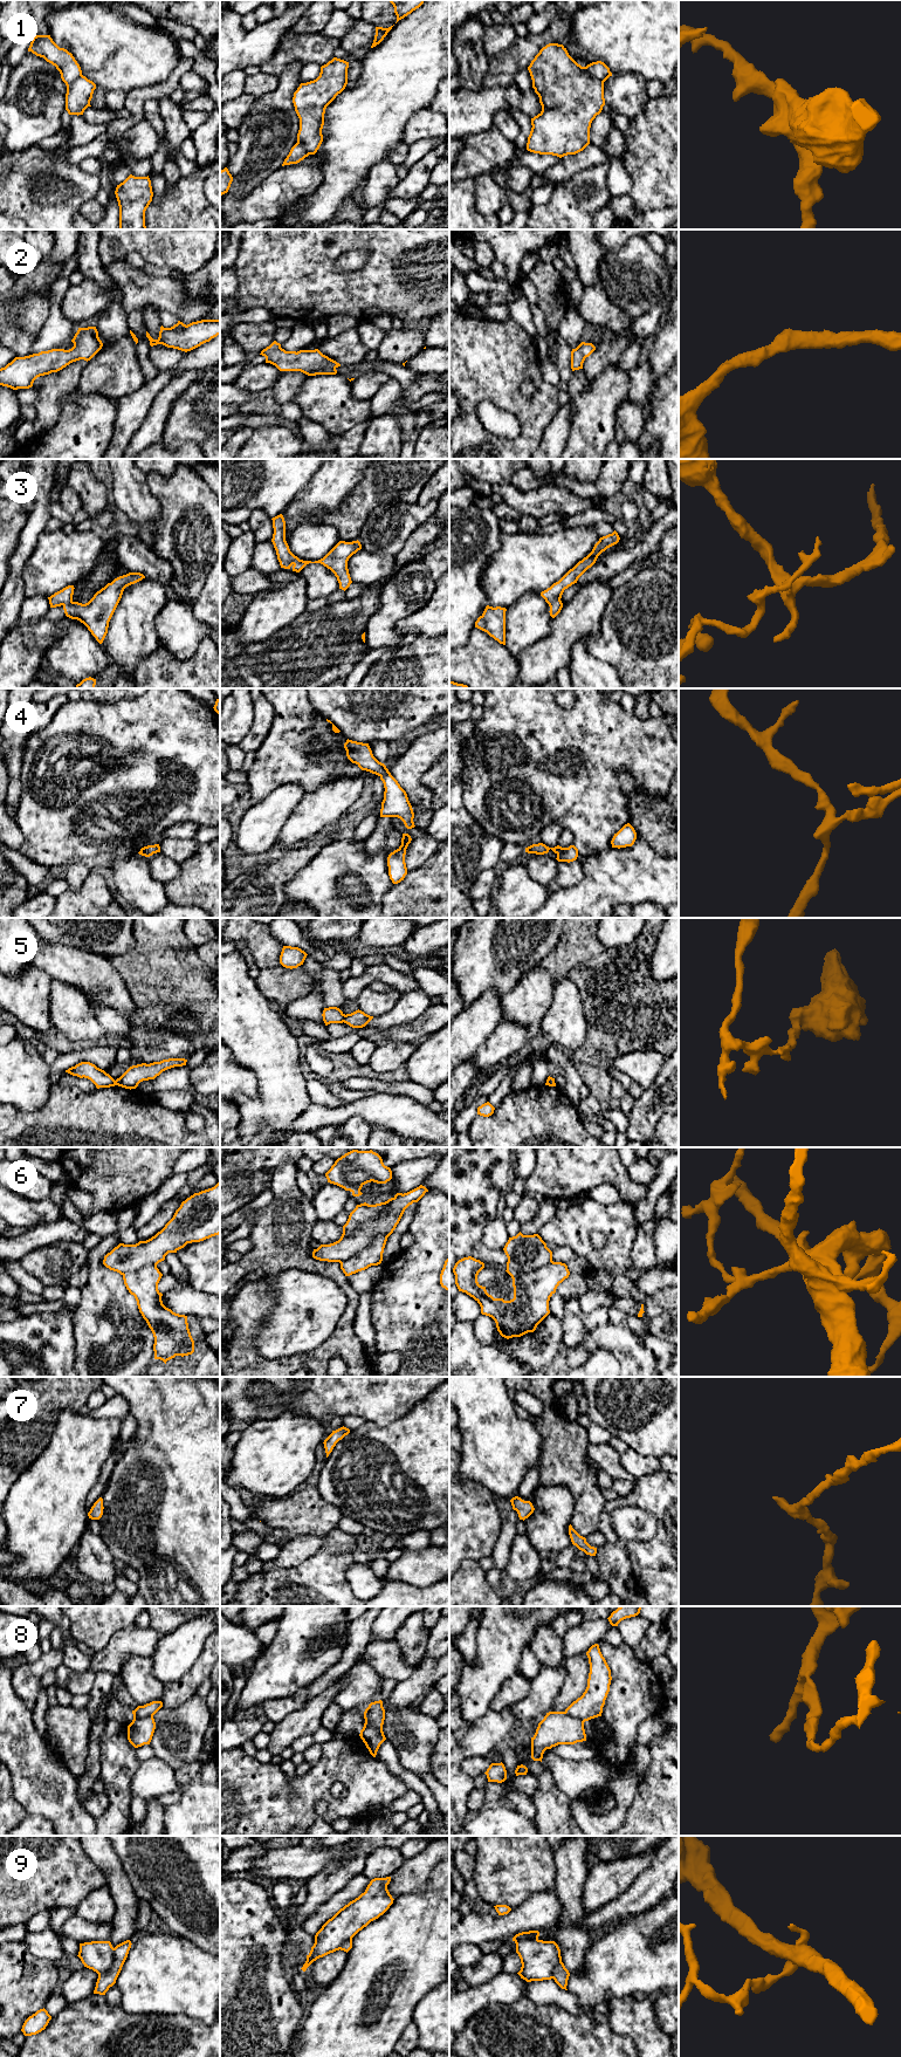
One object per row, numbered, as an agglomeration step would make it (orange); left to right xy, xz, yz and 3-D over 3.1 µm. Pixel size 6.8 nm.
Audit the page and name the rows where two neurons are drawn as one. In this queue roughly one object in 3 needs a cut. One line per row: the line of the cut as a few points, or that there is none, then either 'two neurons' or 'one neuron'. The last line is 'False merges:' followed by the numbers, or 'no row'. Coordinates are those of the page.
1: yz (584, 67), (603, 83) | two neurons
2: no cut | one neuron
3: no cut | one neuron
4: no cut | one neuron
5: xz (345, 1015), (342, 1021) | two neurons
6: xz (386, 1236), (377, 1236), (339, 1262) | two neurons
7: no cut | one neuron
8: xy (152, 1715), (133, 1719) | two neurons
9: xy (114, 1948), (112, 1965), (98, 1974) | two neurons
False merges: 1, 5, 6, 8, 9

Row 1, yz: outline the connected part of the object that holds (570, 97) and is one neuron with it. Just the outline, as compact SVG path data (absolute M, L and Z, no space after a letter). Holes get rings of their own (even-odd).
M549 43L543 47L528 67L532 88L539 97L542 111L531 118L531 131L527 150L559 158L576 155L590 144L592 121L605 105L604 83L578 64L563 44Z

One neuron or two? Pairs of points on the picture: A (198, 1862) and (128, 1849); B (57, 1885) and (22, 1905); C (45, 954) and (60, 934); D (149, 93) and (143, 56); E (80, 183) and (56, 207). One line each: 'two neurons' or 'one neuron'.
A: one neuron
B: one neuron
C: two neurons
D: two neurons
E: one neuron

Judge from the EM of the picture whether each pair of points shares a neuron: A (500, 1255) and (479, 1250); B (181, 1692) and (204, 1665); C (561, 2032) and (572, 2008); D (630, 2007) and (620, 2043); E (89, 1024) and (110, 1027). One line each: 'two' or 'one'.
A: one
B: one
C: two
D: two
E: two

